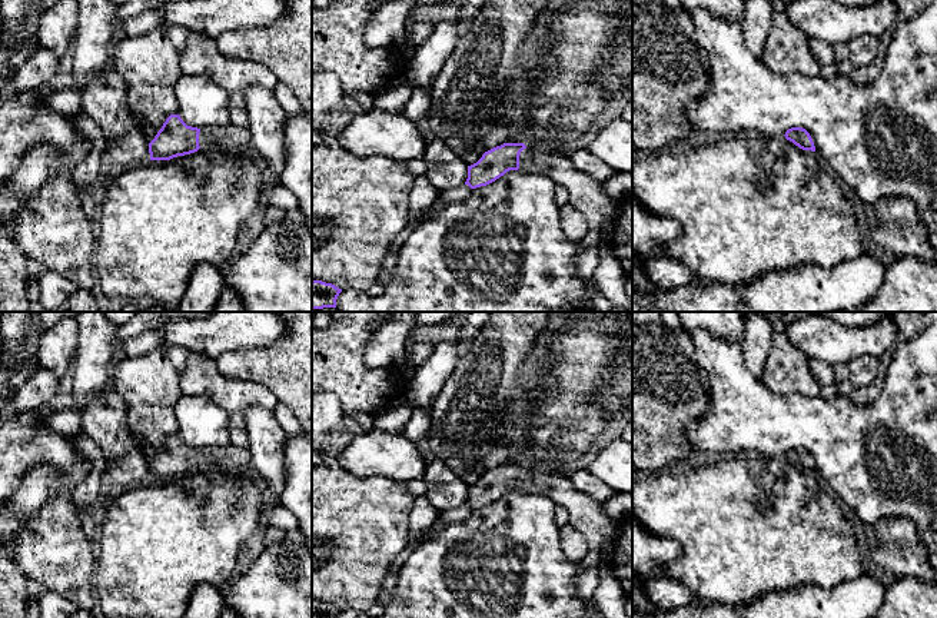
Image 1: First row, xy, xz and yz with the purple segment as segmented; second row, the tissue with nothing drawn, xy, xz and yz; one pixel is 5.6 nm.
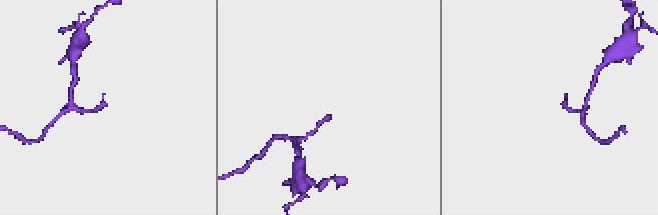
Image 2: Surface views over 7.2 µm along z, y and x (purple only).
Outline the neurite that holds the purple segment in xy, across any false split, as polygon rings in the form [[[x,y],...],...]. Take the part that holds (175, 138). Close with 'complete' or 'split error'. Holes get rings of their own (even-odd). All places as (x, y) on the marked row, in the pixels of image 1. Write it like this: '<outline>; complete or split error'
[[[170,114],[149,143],[150,160],[170,160],[197,152],[200,147],[210,149],[249,149],[252,136],[247,127],[233,124],[197,129],[187,126],[179,114]]]; split error

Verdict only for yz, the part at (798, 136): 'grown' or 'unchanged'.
unchanged

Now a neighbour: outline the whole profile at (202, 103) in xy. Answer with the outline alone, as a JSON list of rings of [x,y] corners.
[[[182,74],[175,86],[180,119],[192,127],[206,129],[230,123],[229,93],[205,74]]]

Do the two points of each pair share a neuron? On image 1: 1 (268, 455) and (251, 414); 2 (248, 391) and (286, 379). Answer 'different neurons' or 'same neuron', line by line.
1: same neuron
2: different neurons

